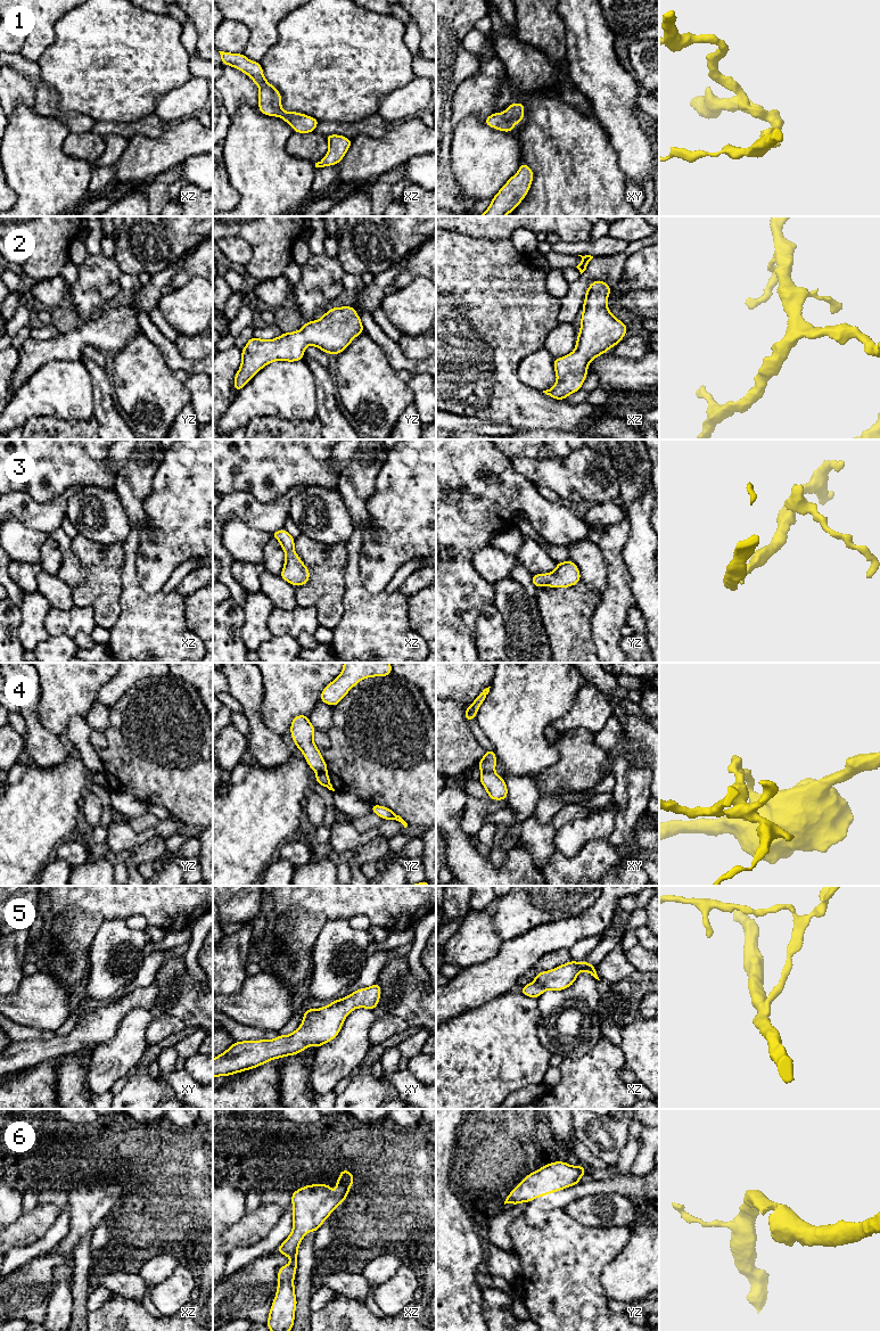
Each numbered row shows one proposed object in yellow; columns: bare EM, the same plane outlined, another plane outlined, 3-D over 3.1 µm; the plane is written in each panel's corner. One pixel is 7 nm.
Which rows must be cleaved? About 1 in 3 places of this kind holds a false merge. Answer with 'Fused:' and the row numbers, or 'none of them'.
Fused: 4

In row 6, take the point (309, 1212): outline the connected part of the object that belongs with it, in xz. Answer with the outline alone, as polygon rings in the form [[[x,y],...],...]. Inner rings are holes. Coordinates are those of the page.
[[[344,1169],[335,1185],[339,1190],[338,1193],[334,1193],[329,1184],[309,1184],[291,1193],[293,1230],[275,1250],[288,1256],[291,1262],[280,1267],[277,1275],[277,1293],[266,1323],[266,1328],[271,1331],[291,1331],[297,1306],[293,1282],[297,1270],[298,1247],[306,1233],[316,1232],[338,1205],[346,1200],[354,1182],[352,1173]]]

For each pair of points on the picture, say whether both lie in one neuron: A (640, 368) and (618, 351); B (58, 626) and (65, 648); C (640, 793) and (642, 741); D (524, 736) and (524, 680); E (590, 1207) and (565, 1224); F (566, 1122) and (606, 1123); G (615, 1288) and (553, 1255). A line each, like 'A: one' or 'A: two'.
A: two
B: two
C: two
D: one
E: two
F: two
G: two

